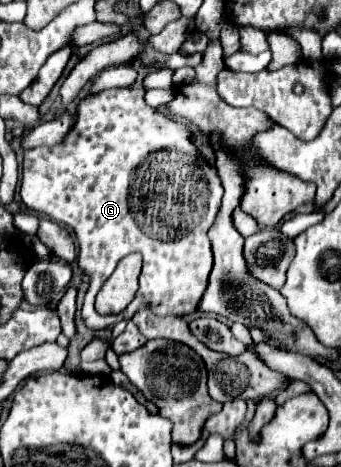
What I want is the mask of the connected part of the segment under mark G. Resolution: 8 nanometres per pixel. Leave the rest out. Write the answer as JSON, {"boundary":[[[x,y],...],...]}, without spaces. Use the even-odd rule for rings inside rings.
{"boundary":[[[131,86],[131,88],[109,88],[109,90],[103,90],[103,92],[95,94],[95,96],[83,98],[79,102],[79,106],[77,106],[79,120],[77,120],[75,128],[67,134],[67,138],[61,144],[53,146],[53,148],[39,146],[39,148],[27,150],[25,152],[25,160],[23,160],[23,176],[21,176],[21,188],[19,188],[23,204],[29,210],[37,210],[37,212],[47,214],[53,222],[69,226],[75,232],[77,248],[79,248],[77,250],[77,266],[79,266],[79,270],[85,276],[89,276],[89,290],[87,290],[87,296],[85,296],[85,302],[83,302],[83,310],[81,310],[81,316],[83,316],[87,328],[107,328],[107,326],[113,326],[113,324],[119,322],[121,314],[101,316],[101,314],[95,312],[93,302],[95,302],[97,292],[101,290],[105,280],[113,274],[117,262],[125,254],[139,252],[143,256],[143,270],[141,270],[141,276],[139,276],[139,290],[137,290],[133,306],[129,306],[129,320],[133,318],[133,314],[139,312],[139,306],[149,306],[153,310],[153,314],[157,314],[157,316],[165,316],[165,314],[181,314],[181,316],[185,316],[185,314],[195,312],[195,308],[197,308],[197,304],[199,304],[199,300],[201,300],[201,296],[203,296],[203,292],[207,288],[207,278],[209,278],[209,272],[211,272],[211,266],[213,266],[213,254],[211,254],[211,244],[209,244],[209,238],[207,238],[207,230],[213,226],[217,210],[221,208],[221,196],[223,196],[221,178],[219,178],[215,166],[211,166],[205,158],[199,156],[199,150],[191,142],[191,136],[193,136],[191,128],[185,126],[185,124],[179,124],[179,122],[175,122],[171,118],[167,118],[161,112],[157,112],[155,108],[151,108],[145,102],[143,96],[145,96],[145,88]]]}

